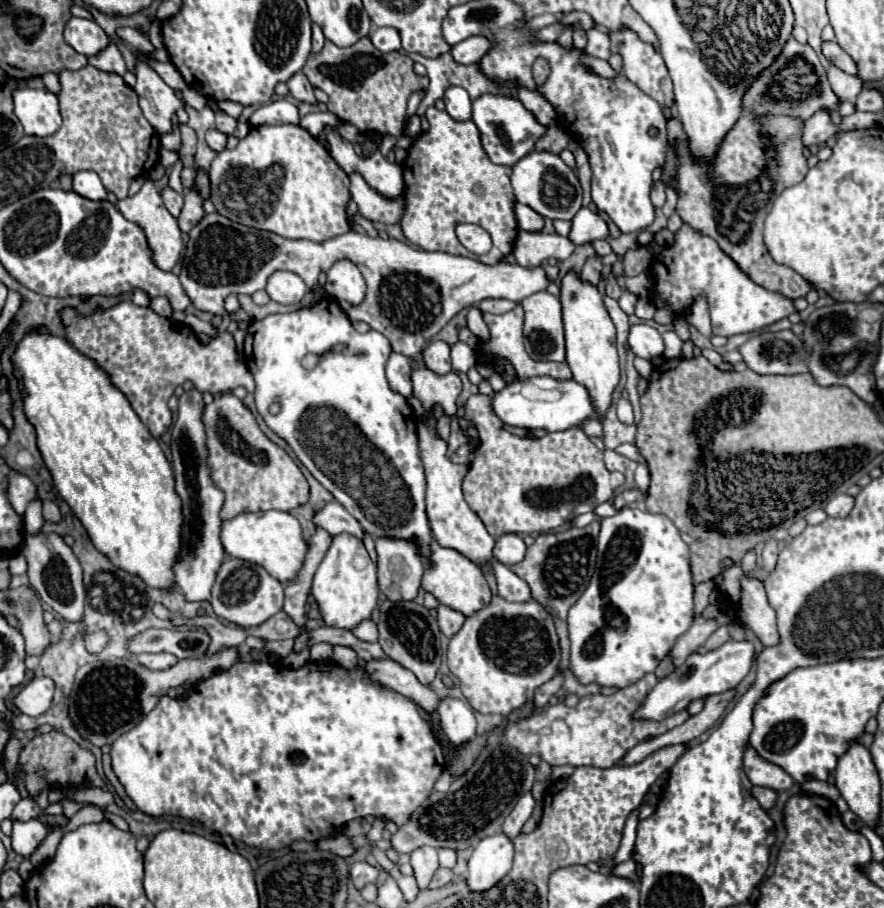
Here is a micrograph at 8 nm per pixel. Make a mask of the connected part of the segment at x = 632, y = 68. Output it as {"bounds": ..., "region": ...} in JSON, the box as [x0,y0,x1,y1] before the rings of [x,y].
{"bounds":[609,30,673,108],"region":[[[631,30],[611,32],[609,38],[611,52],[623,56],[623,74],[643,92],[655,98],[663,108],[671,108],[673,84],[661,54],[657,54],[649,44],[641,42]]]}

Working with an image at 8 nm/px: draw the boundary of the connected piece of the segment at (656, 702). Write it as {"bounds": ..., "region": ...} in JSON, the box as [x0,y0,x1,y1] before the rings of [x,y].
{"bounds":[635,640,755,720],"region":[[[729,640],[727,644],[719,646],[717,650],[711,650],[707,654],[691,654],[687,662],[675,672],[663,680],[645,696],[641,708],[635,712],[637,718],[647,720],[663,720],[683,708],[689,706],[695,698],[705,698],[711,694],[721,694],[729,688],[735,688],[751,670],[751,664],[755,660],[755,646],[749,640]]]}

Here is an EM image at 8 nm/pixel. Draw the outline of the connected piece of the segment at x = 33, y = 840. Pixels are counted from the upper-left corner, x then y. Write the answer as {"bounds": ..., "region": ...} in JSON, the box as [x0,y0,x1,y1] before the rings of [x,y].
{"bounds":[13,820,51,856],"region":[[[27,820],[27,822],[13,822],[13,850],[23,856],[31,856],[33,850],[43,842],[43,838],[51,830],[45,828],[39,820]]]}

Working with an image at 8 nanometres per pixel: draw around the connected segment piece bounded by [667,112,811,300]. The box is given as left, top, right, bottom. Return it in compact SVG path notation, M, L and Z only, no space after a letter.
M743 112L723 138L723 144L719 144L713 162L699 164L687 148L687 134L683 132L681 120L667 120L667 140L679 158L681 192L677 214L681 220L717 240L721 250L729 254L753 282L791 300L805 296L811 284L769 256L763 244L763 224L771 212L775 194L779 196L785 188L799 184L809 170L803 156L801 130L803 120L795 120L795 116L755 116L753 112Z

